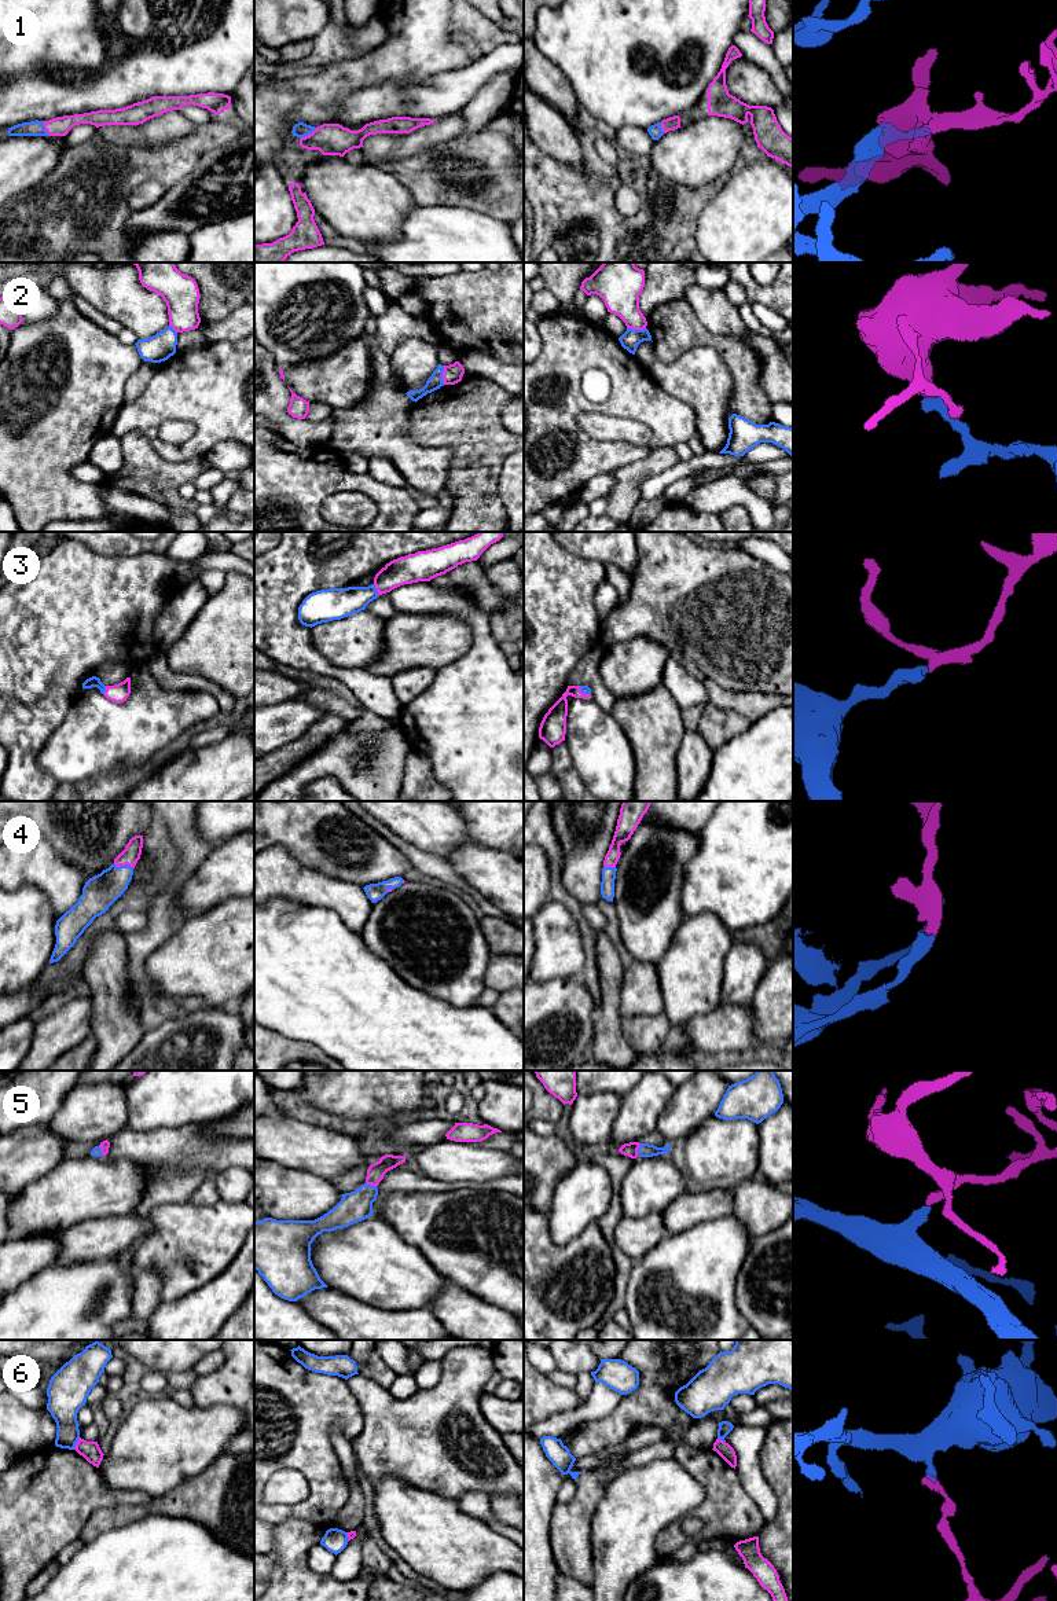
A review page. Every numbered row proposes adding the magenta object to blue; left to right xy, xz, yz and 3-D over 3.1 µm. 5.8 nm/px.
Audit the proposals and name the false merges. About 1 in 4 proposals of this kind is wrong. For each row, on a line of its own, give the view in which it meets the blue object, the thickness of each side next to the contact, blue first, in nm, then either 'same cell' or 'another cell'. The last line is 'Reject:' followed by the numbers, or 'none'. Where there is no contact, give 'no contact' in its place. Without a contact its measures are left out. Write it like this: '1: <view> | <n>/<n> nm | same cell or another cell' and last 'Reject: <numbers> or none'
1: xz | 90/190 nm | same cell
2: xz | 90/120 nm | another cell
3: xz | 190/170 nm | same cell
4: xy | 200/100 nm | same cell
5: yz | 80/80 nm | same cell
6: xy | 200/110 nm | another cell
Reject: 2, 6

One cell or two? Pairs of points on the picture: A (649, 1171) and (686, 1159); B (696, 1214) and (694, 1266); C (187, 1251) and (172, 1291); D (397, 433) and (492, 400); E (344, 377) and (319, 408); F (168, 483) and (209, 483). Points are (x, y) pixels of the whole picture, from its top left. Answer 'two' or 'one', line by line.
A: two
B: two
C: one
D: two
E: two
F: two

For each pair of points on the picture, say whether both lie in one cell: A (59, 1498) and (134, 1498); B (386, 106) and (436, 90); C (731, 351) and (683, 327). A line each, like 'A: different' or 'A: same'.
A: same
B: same
C: same

